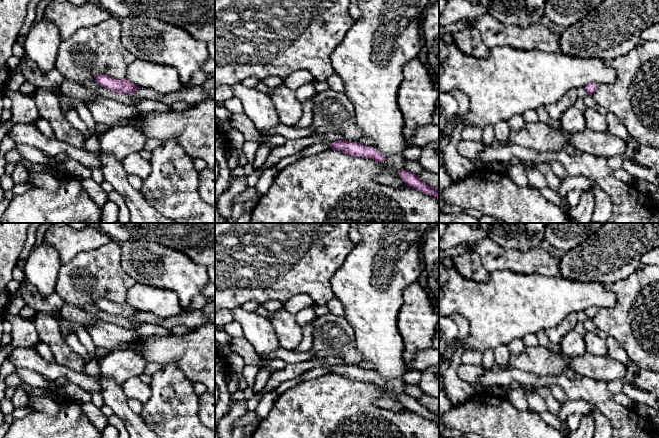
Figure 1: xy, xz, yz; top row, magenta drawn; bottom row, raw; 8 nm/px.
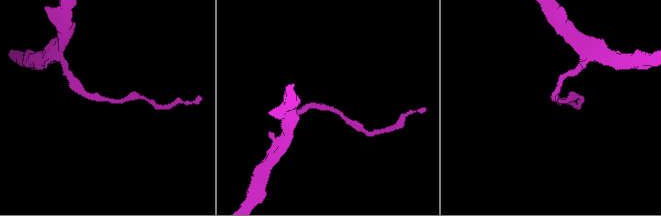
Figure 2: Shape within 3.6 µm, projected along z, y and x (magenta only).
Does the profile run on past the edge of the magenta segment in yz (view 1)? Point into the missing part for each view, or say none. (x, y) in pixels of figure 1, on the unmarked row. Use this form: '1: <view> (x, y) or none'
1: none

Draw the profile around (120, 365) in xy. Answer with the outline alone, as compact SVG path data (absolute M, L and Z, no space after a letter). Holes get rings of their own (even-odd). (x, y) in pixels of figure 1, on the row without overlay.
M131 349L110 351L97 362L100 370L99 380L113 379L121 385L132 377L142 375L148 363L140 354Z

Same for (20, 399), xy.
M18 386L15 388L15 392L11 401L15 408L28 407L30 397L26 394L25 390L22 387Z

